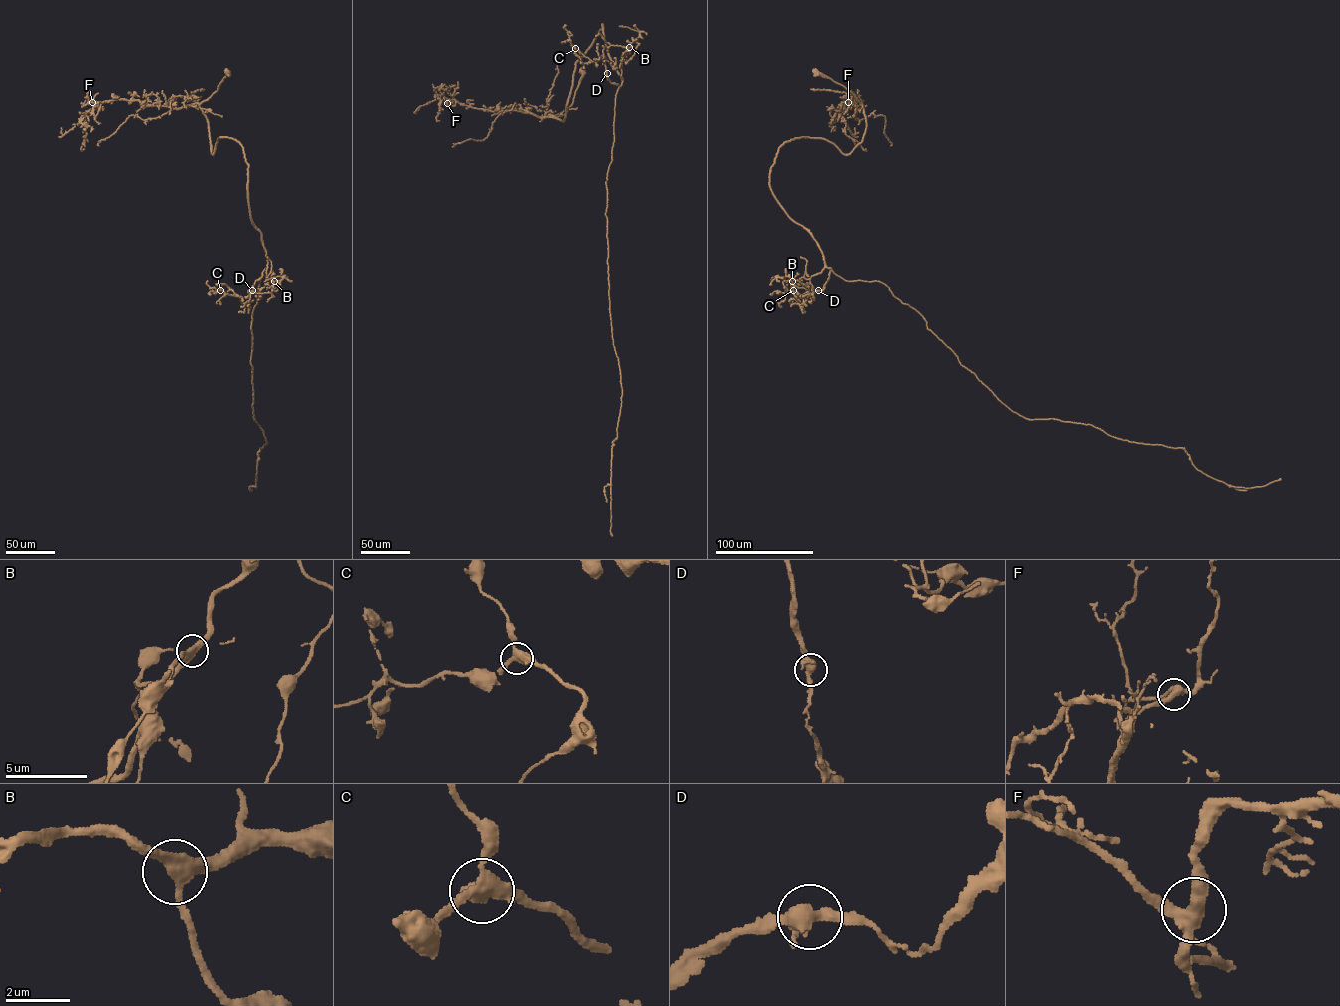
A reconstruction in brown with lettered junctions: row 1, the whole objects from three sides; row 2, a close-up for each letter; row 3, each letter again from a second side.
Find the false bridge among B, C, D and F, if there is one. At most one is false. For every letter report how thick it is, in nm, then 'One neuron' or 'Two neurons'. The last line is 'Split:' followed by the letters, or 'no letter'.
B: Thickness 360 nm. One neuron
C: Thickness 420 nm. One neuron
D: Thickness 380 nm. One neuron
F: Thickness 380 nm. One neuron
Split: no letter

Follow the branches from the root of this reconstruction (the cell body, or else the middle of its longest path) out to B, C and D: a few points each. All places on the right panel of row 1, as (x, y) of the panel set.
B: (815, 71), (854, 94), (866, 129), (847, 154), (818, 138), (779, 148), (770, 189), (824, 261), (792, 281)
C: (815, 71), (866, 129), (847, 154), (779, 148), (770, 189), (831, 268), (793, 290)
D: (815, 71), (851, 92), (866, 119), (849, 153), (795, 137), (770, 169), (774, 197), (831, 268), (818, 290)

